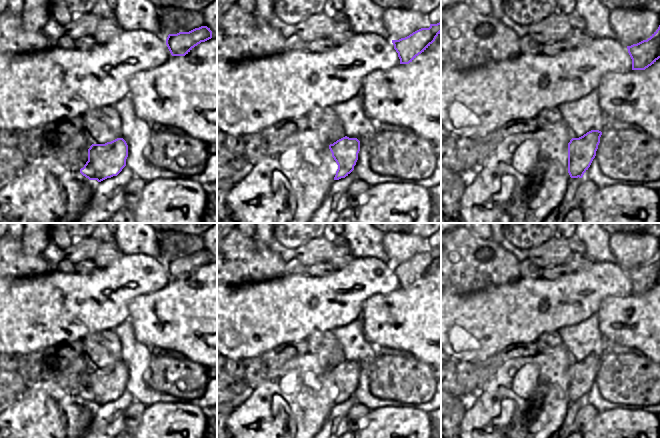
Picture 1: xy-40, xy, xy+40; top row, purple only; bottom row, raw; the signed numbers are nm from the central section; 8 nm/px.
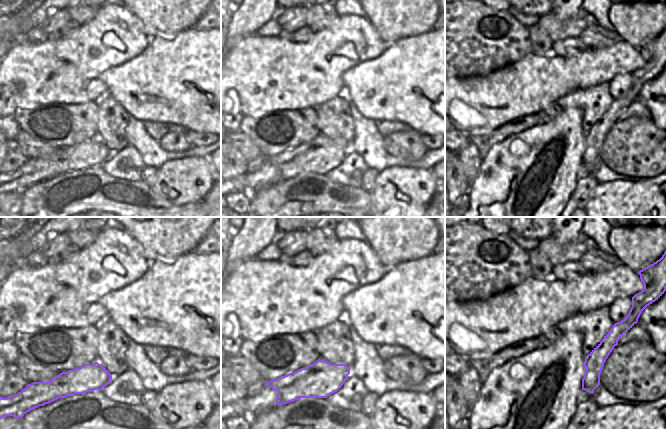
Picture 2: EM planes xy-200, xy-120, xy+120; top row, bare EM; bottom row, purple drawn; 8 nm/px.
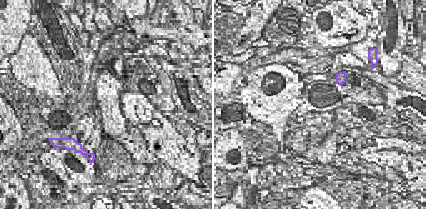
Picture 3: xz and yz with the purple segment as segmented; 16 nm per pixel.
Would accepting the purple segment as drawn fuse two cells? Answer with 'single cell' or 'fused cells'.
fused cells

